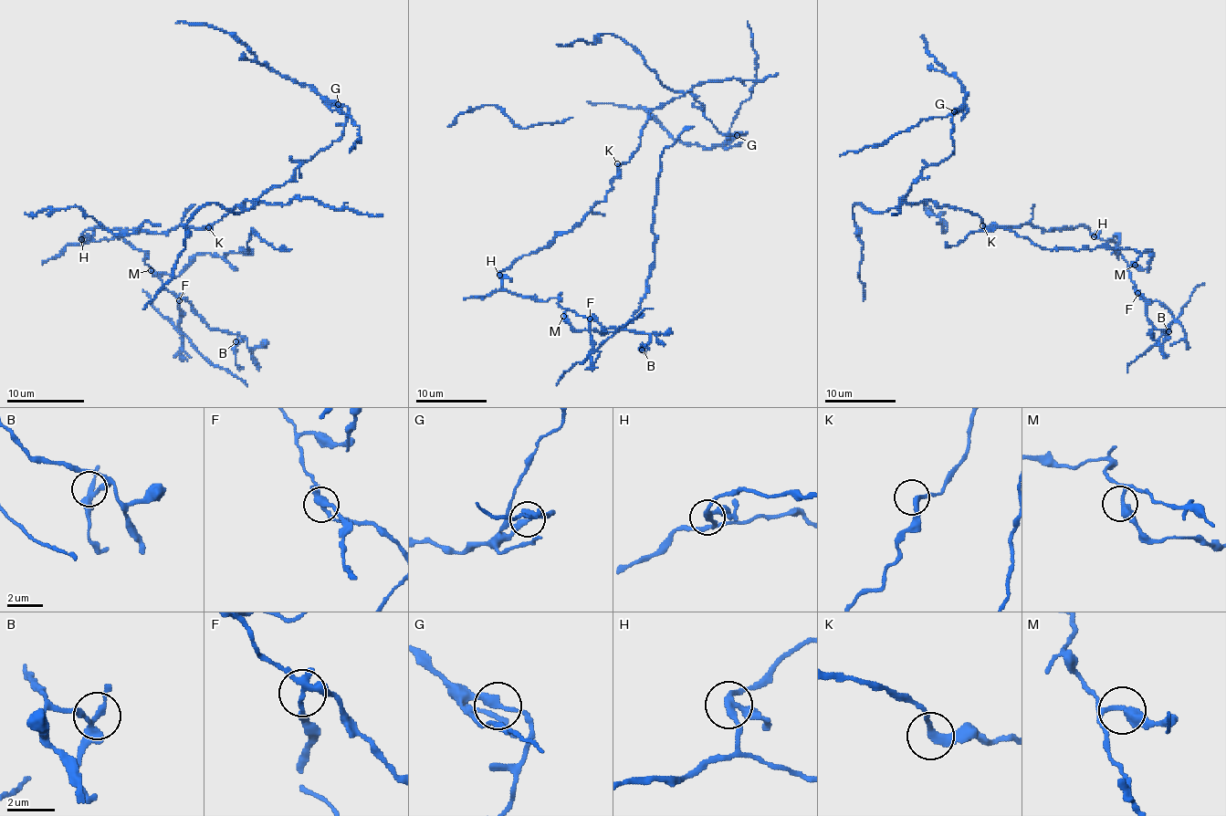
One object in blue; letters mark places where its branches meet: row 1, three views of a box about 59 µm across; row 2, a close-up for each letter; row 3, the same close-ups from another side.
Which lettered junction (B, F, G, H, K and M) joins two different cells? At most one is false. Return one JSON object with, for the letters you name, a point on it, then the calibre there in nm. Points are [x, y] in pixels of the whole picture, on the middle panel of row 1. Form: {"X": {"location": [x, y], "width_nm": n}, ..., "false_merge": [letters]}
{"F": {"location": [590, 319], "width_nm": 280}, "false_merge": ["F"]}

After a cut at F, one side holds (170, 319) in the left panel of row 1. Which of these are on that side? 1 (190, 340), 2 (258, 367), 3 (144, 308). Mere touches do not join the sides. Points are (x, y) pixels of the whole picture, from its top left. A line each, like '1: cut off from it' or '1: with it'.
1: with it
2: cut off from it
3: cut off from it

